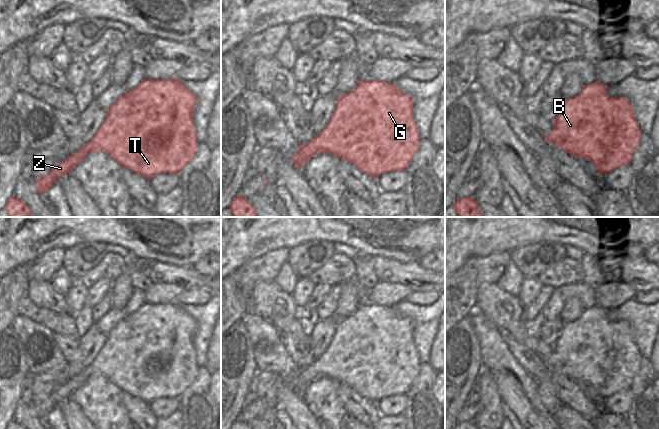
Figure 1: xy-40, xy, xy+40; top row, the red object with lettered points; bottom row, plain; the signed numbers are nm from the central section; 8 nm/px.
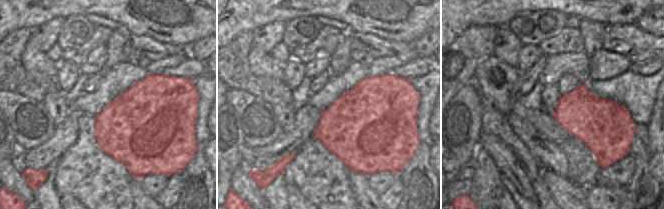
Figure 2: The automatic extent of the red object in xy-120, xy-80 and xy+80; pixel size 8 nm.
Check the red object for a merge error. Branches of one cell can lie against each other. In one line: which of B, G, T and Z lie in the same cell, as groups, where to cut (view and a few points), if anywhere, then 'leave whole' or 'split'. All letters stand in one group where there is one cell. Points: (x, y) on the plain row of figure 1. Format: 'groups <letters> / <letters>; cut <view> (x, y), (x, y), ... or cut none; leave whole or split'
groups B G T / Z; cut xy (311, 364), (323, 376); split

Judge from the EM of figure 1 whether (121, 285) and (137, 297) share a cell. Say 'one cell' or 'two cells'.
two cells

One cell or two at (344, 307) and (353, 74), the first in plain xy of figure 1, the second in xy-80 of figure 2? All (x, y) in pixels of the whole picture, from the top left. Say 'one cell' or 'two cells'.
two cells

